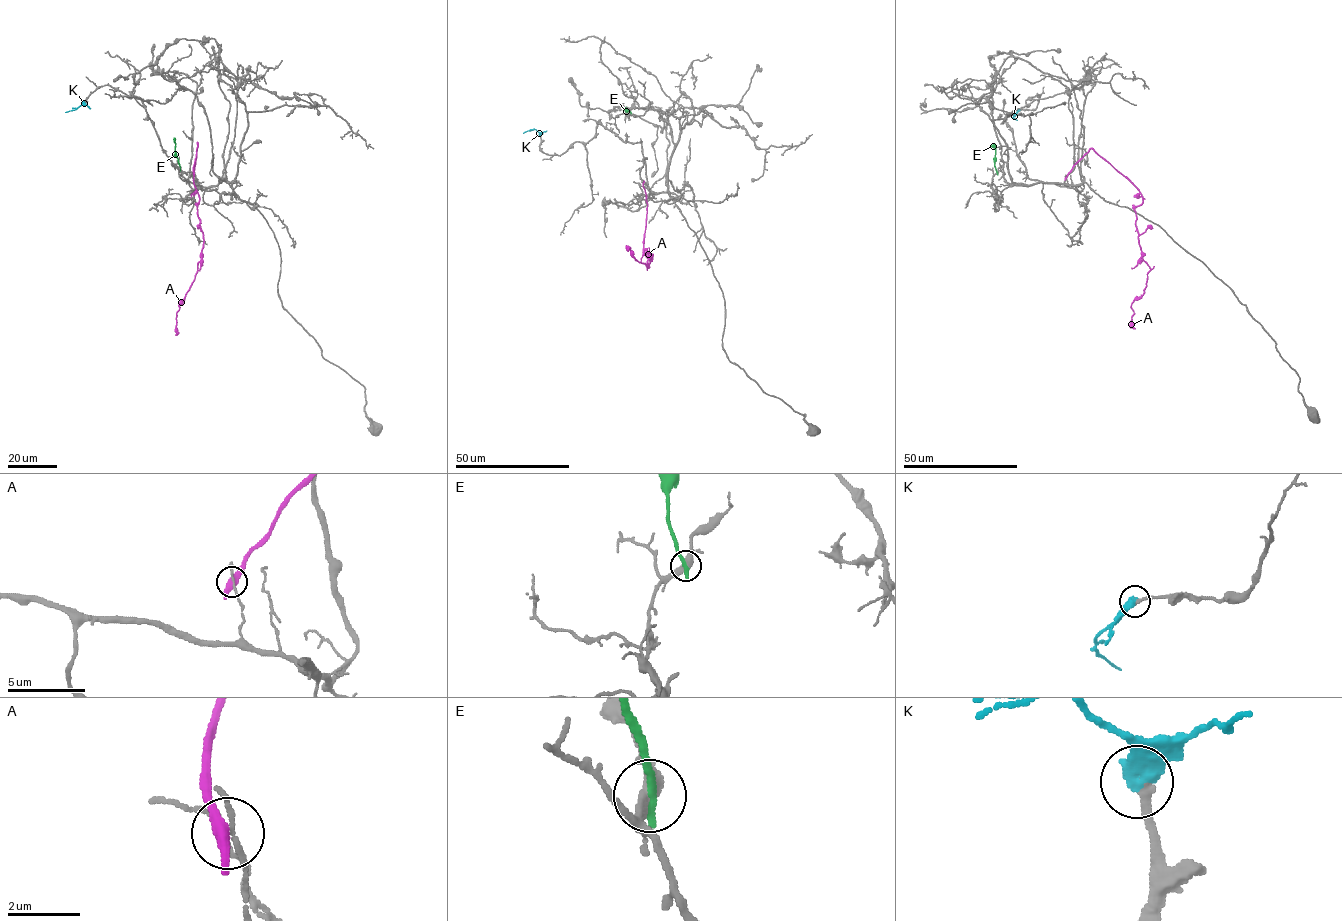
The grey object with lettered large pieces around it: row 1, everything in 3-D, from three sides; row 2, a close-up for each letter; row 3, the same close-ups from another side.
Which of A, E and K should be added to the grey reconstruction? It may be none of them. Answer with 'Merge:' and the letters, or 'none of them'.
Merge: K

